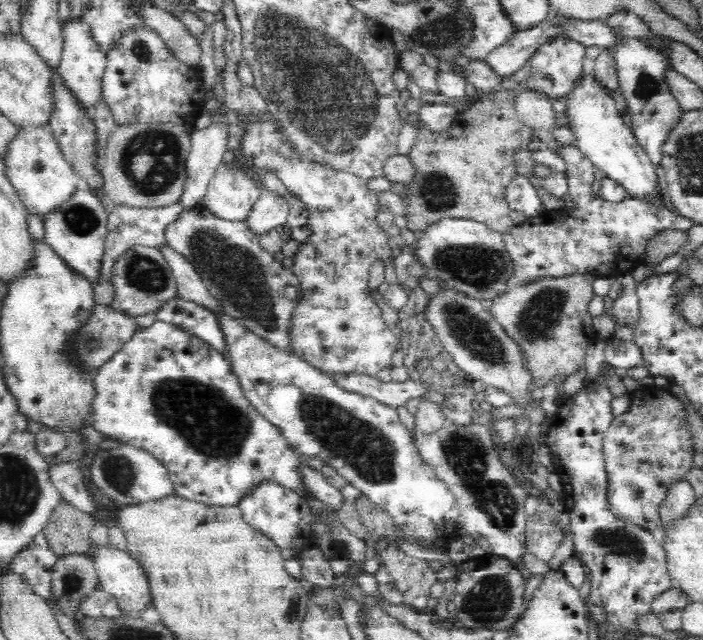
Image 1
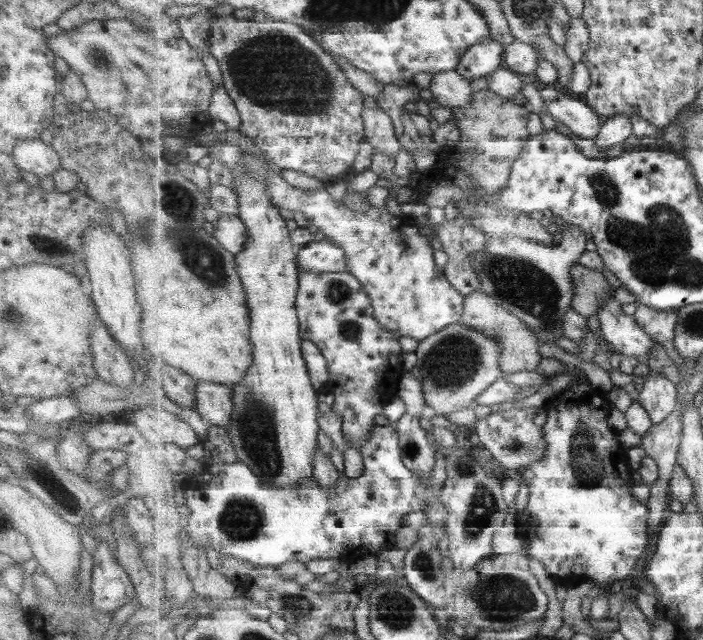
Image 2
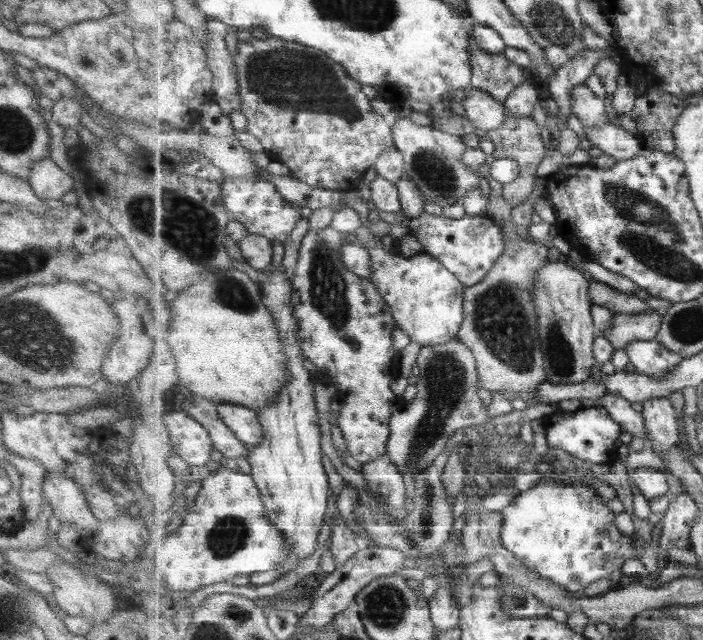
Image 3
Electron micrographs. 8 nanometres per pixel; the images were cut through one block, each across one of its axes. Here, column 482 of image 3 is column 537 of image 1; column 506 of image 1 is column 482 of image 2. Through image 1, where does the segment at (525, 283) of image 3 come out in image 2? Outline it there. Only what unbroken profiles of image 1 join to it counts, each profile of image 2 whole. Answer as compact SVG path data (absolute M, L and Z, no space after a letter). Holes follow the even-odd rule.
M479 288L466 296L462 322L469 326L469 329L495 339L500 344L500 352L502 352L500 354L500 369L503 371L503 378L507 374L516 374L516 372L524 370L537 370L537 366L541 364L540 341L536 334L533 334L526 322L504 309L483 289Z

